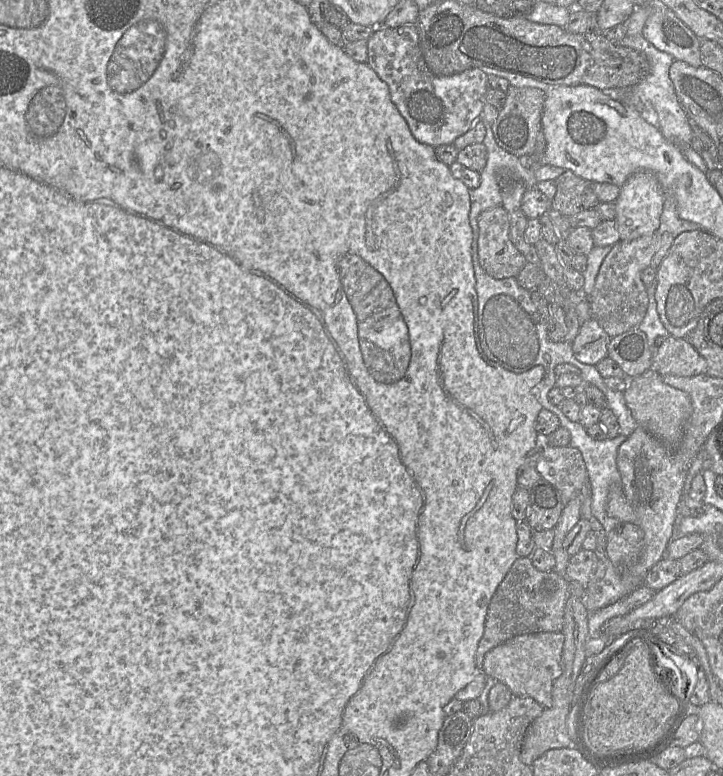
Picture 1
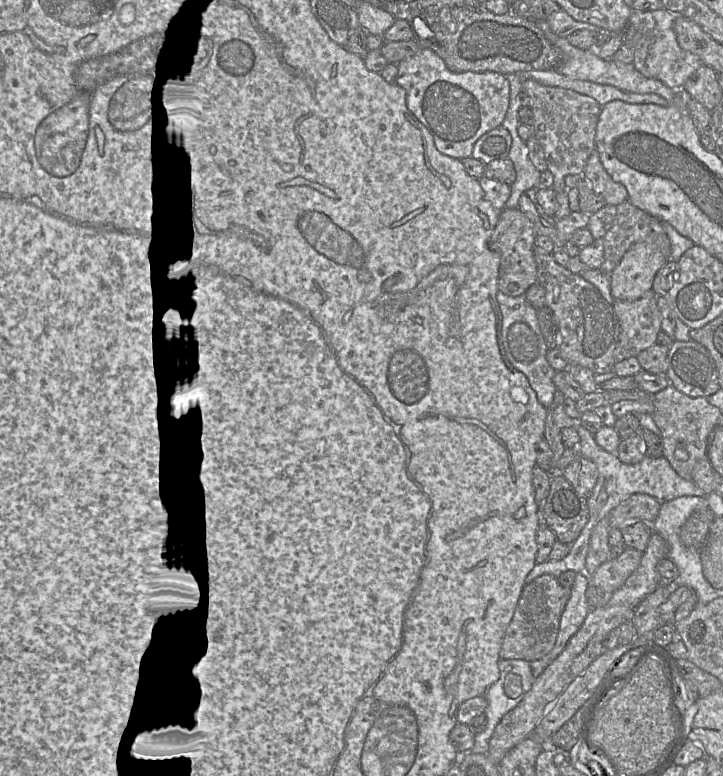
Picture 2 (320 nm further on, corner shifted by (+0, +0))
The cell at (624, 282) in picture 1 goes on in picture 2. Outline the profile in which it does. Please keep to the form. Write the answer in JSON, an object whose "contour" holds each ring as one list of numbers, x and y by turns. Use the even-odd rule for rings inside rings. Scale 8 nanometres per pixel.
{"contour":[[649,291,636,300,614,300,613,308,620,324,620,334,614,351,616,362,636,357,657,343,661,329,658,296]]}

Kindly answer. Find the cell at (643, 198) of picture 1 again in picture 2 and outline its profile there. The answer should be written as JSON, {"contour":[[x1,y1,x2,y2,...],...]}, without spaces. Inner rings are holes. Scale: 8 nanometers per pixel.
{"contour":[[651,244,631,246,611,273,614,300,636,300,652,290,657,272,667,263,664,254]]}

